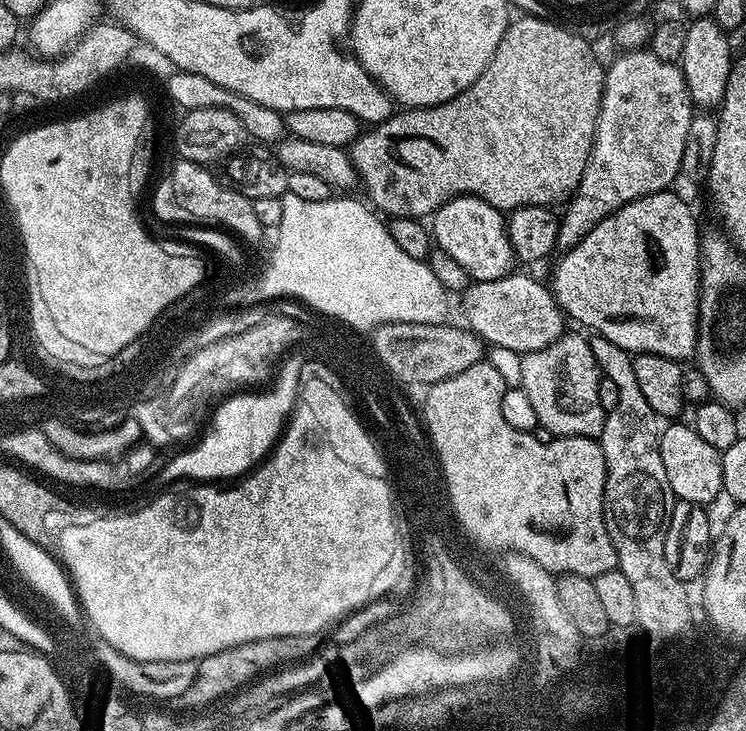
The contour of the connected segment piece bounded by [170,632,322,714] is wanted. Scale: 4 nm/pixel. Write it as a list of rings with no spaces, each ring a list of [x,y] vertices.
[[[321,633],[314,634],[286,634],[274,638],[258,638],[254,642],[242,642],[238,646],[230,646],[218,654],[203,656],[198,661],[198,674],[186,694],[178,694],[170,702],[173,713],[184,714],[187,708],[204,708],[215,700],[223,701],[225,698],[247,688],[253,682],[261,679],[263,672],[271,674],[277,669],[284,669],[293,664],[299,664],[315,655],[322,647]]]

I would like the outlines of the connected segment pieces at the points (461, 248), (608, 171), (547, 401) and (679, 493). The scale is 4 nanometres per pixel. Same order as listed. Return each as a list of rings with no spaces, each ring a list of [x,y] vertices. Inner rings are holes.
[[[455,196],[443,204],[431,217],[430,231],[435,247],[454,258],[473,281],[502,278],[509,275],[517,263],[510,246],[505,213],[477,196]]]
[[[628,50],[620,55],[624,56],[618,57],[606,68],[604,93],[592,141],[592,156],[588,159],[582,182],[567,201],[568,209],[564,216],[562,212],[556,239],[557,249],[560,250],[573,248],[581,238],[590,234],[590,230],[594,230],[598,222],[602,222],[622,206],[643,196],[671,189],[676,184],[676,176],[682,166],[683,151],[690,139],[694,117],[694,105],[684,69],[679,63],[658,58],[651,50]]]
[[[565,333],[555,343],[542,350],[525,352],[520,359],[520,387],[525,390],[536,413],[539,427],[548,431],[551,437],[599,437],[607,420],[607,412],[599,401],[598,386],[602,379],[597,359],[588,338],[578,334]]]
[[[672,422],[672,424],[663,429],[660,434],[660,453],[662,454],[662,467],[666,469],[666,482],[670,482],[670,490],[672,491],[673,497],[677,501],[683,502],[689,506],[708,506],[711,500],[721,499],[724,487],[722,486],[722,458],[720,457],[721,452],[718,451],[714,446],[710,446],[710,442],[702,439],[702,434],[698,434],[695,428],[692,427],[691,423],[684,422],[684,424],[676,424],[680,422]]]

